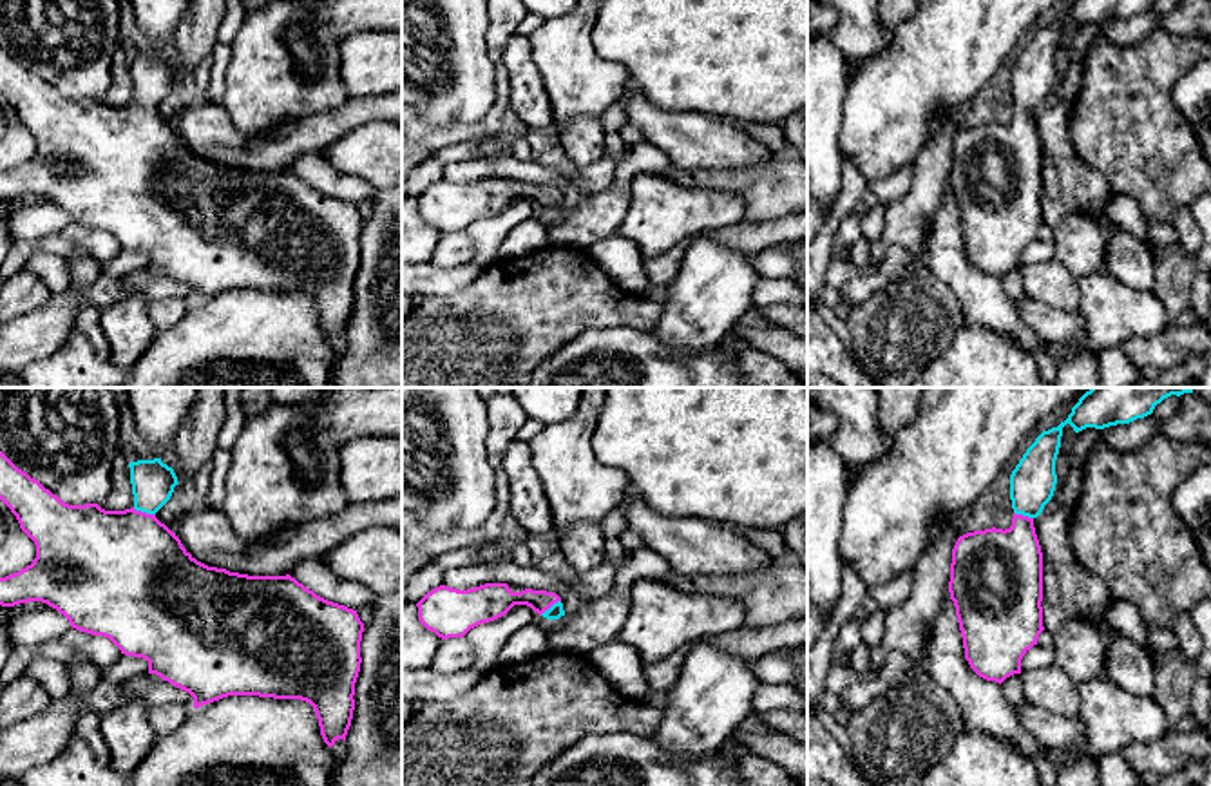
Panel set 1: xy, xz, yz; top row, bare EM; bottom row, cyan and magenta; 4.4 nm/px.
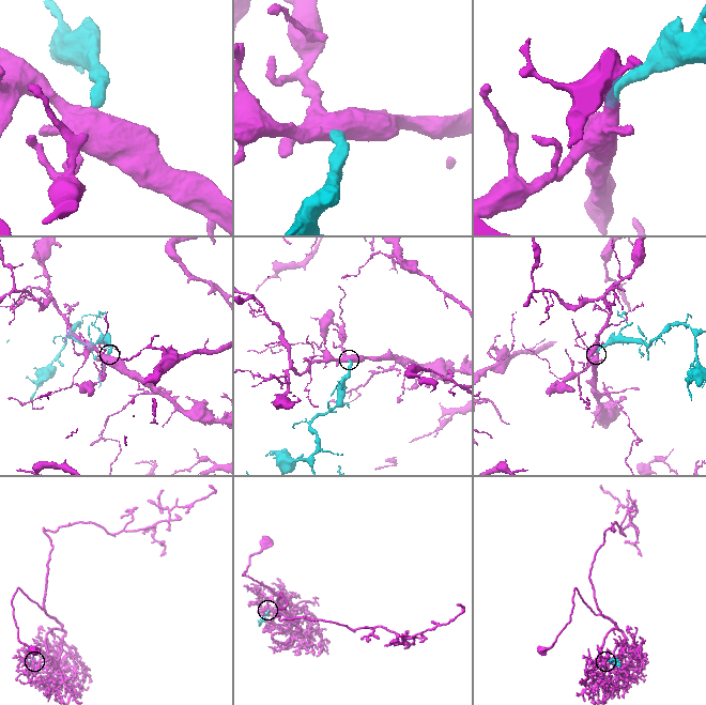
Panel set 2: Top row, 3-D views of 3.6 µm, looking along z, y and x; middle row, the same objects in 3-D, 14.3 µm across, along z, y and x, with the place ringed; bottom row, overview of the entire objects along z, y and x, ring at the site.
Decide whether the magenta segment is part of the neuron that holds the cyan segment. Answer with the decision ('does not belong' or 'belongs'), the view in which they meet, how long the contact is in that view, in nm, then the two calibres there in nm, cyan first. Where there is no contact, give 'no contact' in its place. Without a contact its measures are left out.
belongs; contact in xy; length 110 nm; calibres 190 and 480 nm

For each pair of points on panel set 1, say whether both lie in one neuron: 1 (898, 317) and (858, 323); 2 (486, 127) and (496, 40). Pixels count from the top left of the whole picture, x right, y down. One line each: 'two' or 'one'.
1: one
2: one

